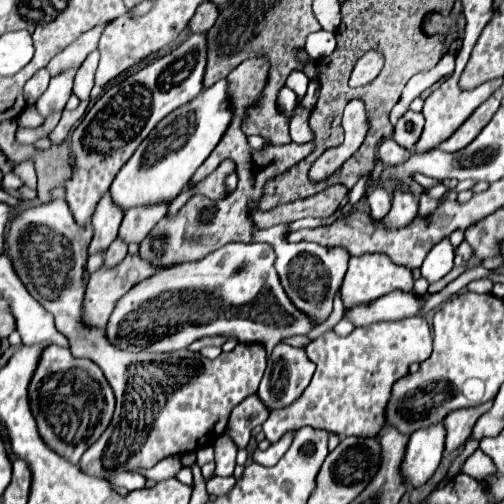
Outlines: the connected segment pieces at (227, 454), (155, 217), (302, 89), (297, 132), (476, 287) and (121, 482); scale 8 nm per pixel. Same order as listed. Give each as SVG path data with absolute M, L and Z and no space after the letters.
M225 433L214 442L214 462L216 462L214 476L232 476L236 466L237 451L238 447Z
M150 204L144 208L130 208L124 214L118 238L122 238L126 244L130 242L140 244L148 236L148 232L160 222L160 218L166 216L166 212L168 212L168 204Z
M292 72L290 76L288 76L288 80L286 80L286 86L290 88L290 90L294 90L296 92L296 96L298 96L298 100L302 100L304 98L304 94L306 94L306 88L308 88L308 76L304 74L304 72Z
M298 106L290 118L290 138L296 144L306 144L314 140L314 134L308 126L308 118L310 118L310 110Z
M488 278L474 280L474 282L468 284L468 290L476 292L476 294L490 294L492 292L492 280L488 280Z
M123 471L110 472L105 476L112 485L123 487L128 491L143 488L147 479L139 473L130 473Z

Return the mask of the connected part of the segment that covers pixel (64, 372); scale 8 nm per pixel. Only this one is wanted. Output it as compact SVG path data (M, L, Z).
M54 344L42 352L28 396L40 436L48 448L68 458L72 464L78 464L88 446L100 438L114 412L114 394L102 370L96 368L92 360L74 358L68 348Z

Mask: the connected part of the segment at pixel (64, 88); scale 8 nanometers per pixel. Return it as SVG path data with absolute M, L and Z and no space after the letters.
M70 68L70 70L64 70L62 74L50 78L48 90L36 102L36 110L42 116L48 116L48 114L62 110L66 106L70 94L72 94L72 84L74 84L76 72L78 72L78 68Z

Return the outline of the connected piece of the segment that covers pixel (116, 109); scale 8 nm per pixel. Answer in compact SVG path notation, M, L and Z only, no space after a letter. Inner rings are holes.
M190 34L188 40L170 54L110 86L86 112L78 128L72 132L76 168L72 180L66 182L66 202L78 224L90 222L100 196L108 192L116 172L140 146L140 140L144 140L166 114L200 94L206 70L206 54L206 34Z

